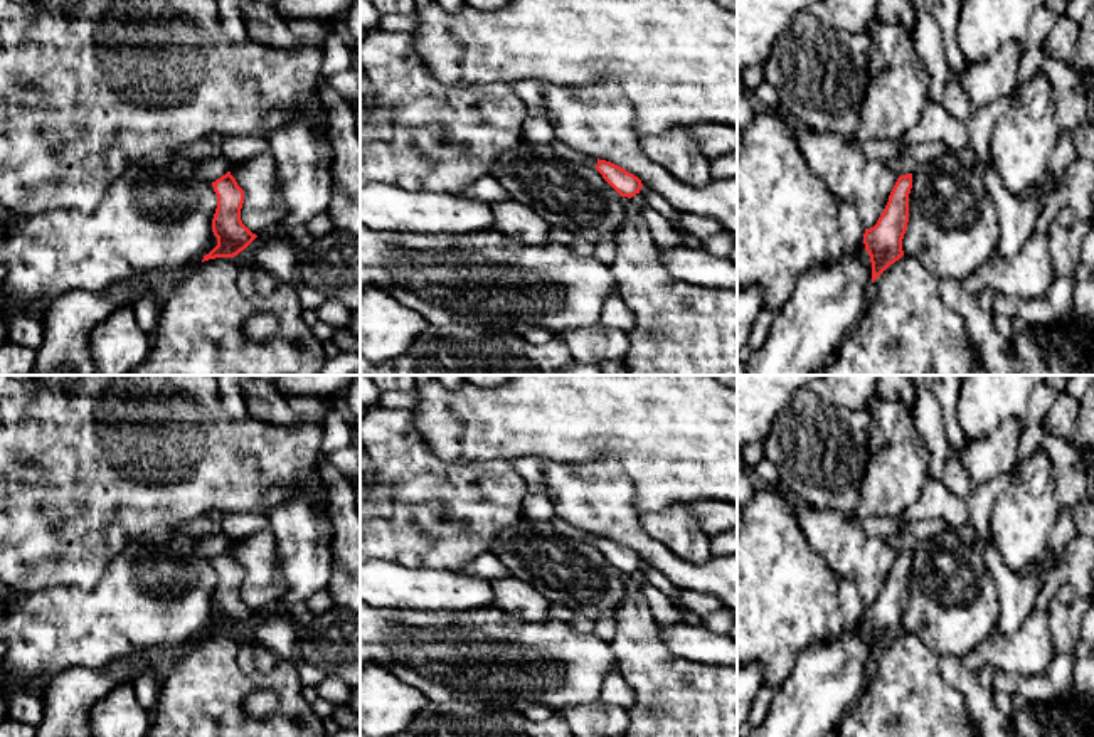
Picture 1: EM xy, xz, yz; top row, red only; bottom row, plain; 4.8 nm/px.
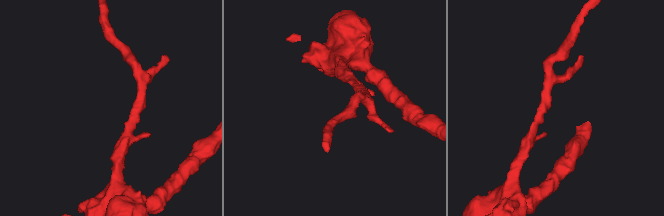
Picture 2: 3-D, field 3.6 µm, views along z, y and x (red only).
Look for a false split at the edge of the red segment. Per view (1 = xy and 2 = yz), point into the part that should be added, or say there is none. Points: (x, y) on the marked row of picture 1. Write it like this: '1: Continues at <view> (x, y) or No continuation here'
1: No continuation here
2: No continuation here

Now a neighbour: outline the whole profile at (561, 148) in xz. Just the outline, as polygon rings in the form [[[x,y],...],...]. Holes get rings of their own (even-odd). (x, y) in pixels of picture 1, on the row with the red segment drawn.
[[[554,140],[554,141],[552,141],[552,150],[554,150],[559,156],[562,156],[562,158],[566,158],[566,160],[572,160],[572,162],[576,162],[576,163],[584,163],[584,165],[587,165],[587,167],[591,167],[591,168],[596,168],[596,165],[597,165],[597,158],[596,158],[596,156],[586,155],[586,153],[582,153],[582,151],[572,148],[572,146],[569,146],[569,145],[559,141],[559,140]]]

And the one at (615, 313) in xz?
[[[613,294],[604,301],[604,306],[599,315],[601,326],[619,331],[629,331],[635,326],[635,323],[635,313],[618,294]]]

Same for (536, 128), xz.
[[[528,113],[522,123],[522,140],[539,145],[552,145],[555,133],[544,116]]]

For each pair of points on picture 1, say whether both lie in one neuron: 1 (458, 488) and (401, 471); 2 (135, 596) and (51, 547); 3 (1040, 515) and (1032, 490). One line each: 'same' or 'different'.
1: same
2: different
3: same

